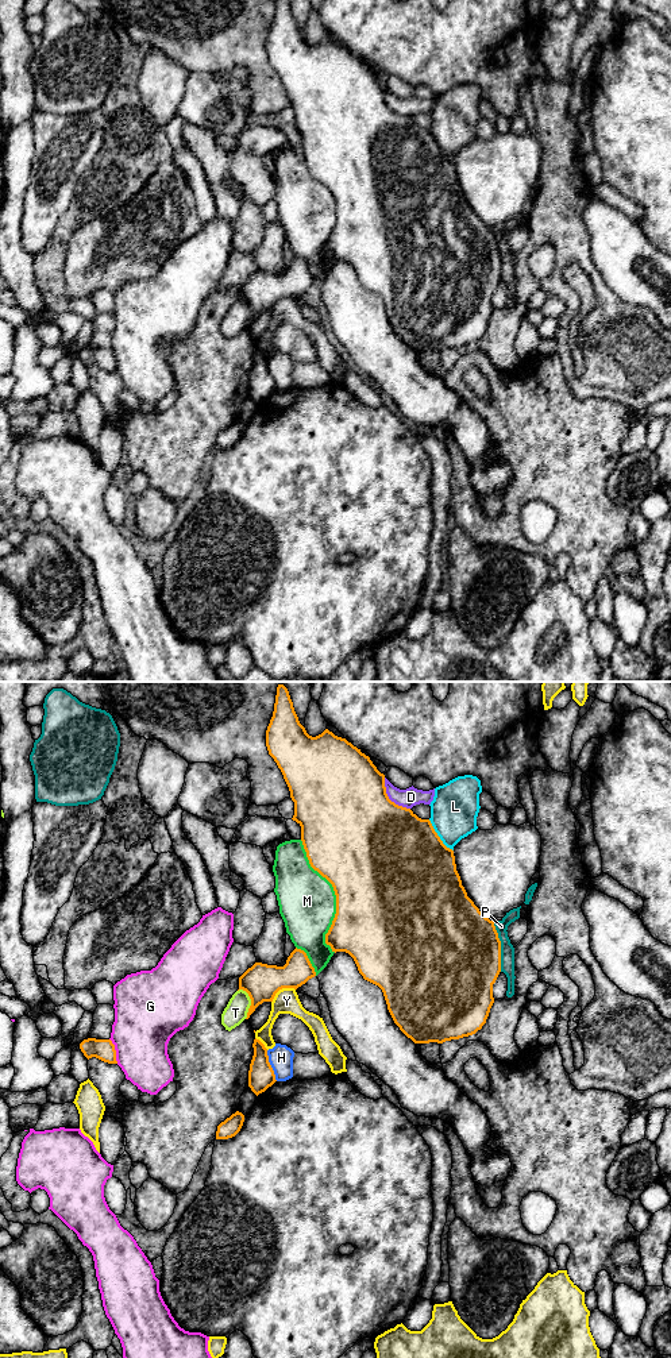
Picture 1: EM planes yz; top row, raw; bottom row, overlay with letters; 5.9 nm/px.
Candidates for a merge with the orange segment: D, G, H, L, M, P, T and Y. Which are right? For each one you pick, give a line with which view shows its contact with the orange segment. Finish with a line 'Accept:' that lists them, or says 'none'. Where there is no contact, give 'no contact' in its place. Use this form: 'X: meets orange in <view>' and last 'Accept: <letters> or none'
Accept: none

